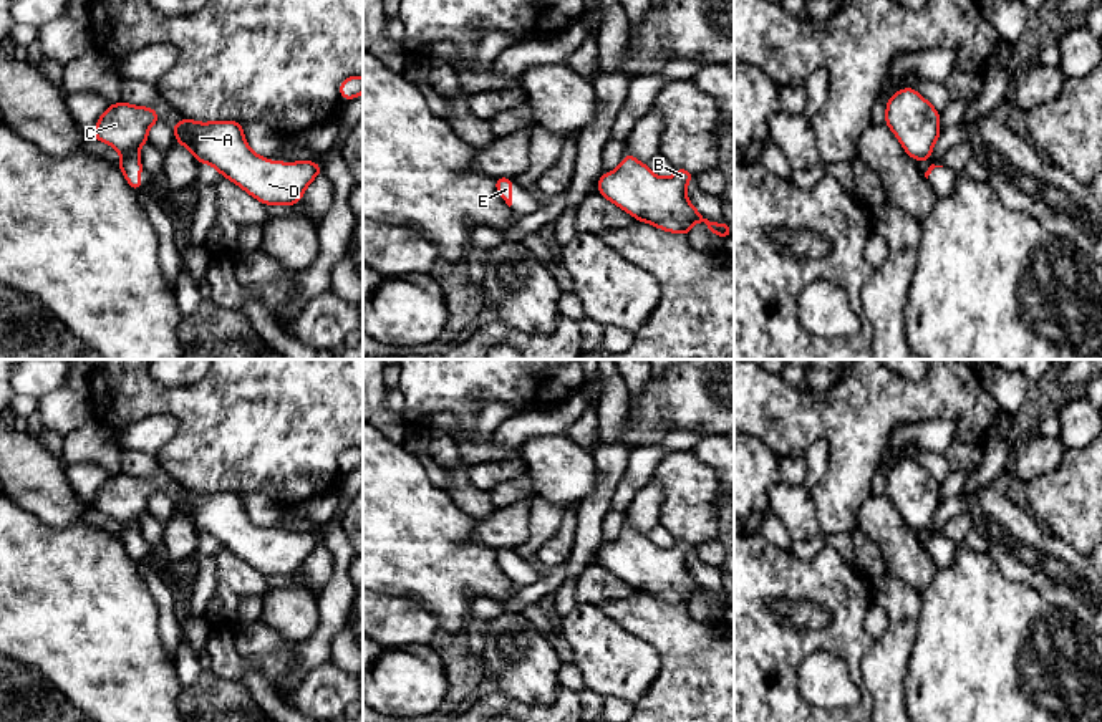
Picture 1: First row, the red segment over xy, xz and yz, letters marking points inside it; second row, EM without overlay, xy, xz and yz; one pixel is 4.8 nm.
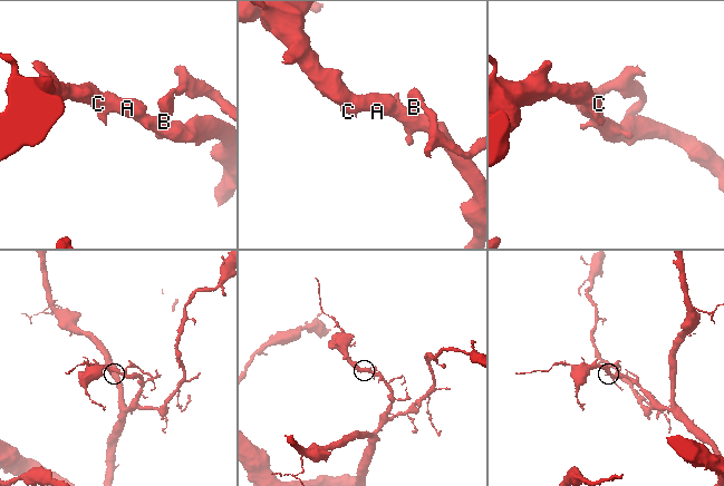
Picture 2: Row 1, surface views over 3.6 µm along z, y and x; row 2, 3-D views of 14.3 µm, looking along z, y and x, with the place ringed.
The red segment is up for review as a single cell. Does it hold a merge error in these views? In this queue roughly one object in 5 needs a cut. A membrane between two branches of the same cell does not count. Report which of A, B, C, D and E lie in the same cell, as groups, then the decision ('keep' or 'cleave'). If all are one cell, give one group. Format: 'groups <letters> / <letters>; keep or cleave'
groups A B C D E; keep

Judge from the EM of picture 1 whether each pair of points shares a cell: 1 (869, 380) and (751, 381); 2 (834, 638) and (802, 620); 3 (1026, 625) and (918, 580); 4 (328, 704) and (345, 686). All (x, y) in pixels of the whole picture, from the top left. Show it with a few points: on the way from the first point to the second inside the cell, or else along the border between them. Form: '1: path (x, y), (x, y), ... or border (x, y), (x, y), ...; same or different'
1: path (839, 406), (781, 406); same
2: border (779, 618), (811, 630), (831, 621); different
3: border (937, 568), (932, 582), (918, 593); different
4: path (332, 699), (340, 691); same

